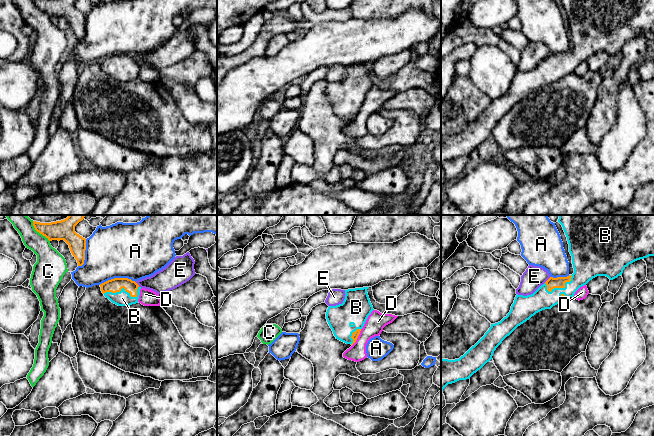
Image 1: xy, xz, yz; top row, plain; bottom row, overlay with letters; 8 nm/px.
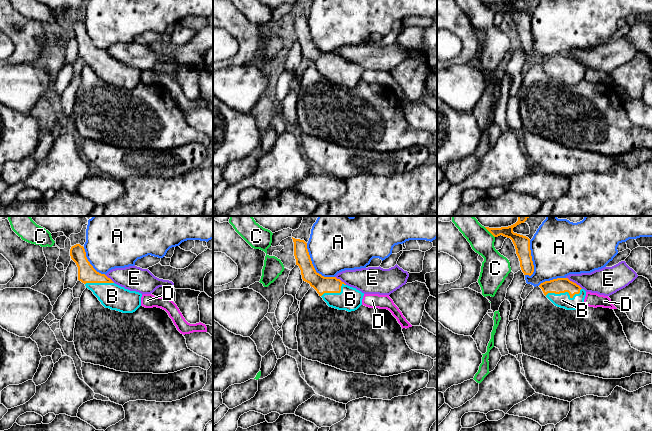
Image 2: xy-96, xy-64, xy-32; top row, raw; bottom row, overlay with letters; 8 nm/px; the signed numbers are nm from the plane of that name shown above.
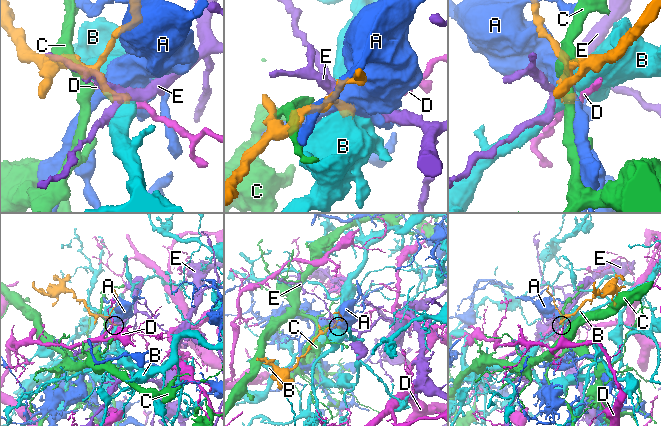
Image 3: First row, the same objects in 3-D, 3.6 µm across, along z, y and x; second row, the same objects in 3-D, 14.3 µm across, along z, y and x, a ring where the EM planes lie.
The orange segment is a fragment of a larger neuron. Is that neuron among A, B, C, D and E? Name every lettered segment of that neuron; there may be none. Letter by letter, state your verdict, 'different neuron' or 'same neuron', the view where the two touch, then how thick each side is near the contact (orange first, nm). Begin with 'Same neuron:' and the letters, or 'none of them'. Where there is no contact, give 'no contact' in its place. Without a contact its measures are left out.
Same neuron: B
A: different neuron; contact in xy; calibres 110 and 440 nm
B: same neuron; contact in xy; calibres 110 and 120 nm
C: different neuron; contact in xy; calibres 160 and 200 nm
D: different neuron; contact in xz; calibres 50 and 160 nm
E: different neuron; contact in yz; calibres 90 and 170 nm

